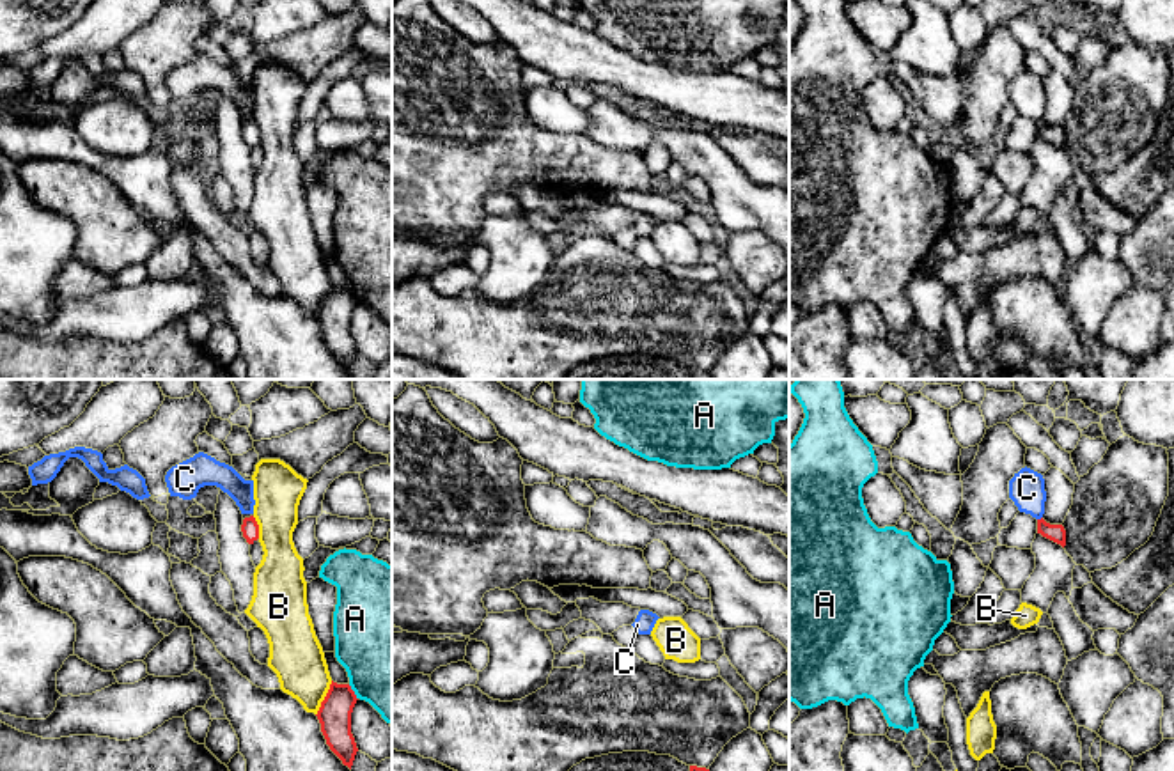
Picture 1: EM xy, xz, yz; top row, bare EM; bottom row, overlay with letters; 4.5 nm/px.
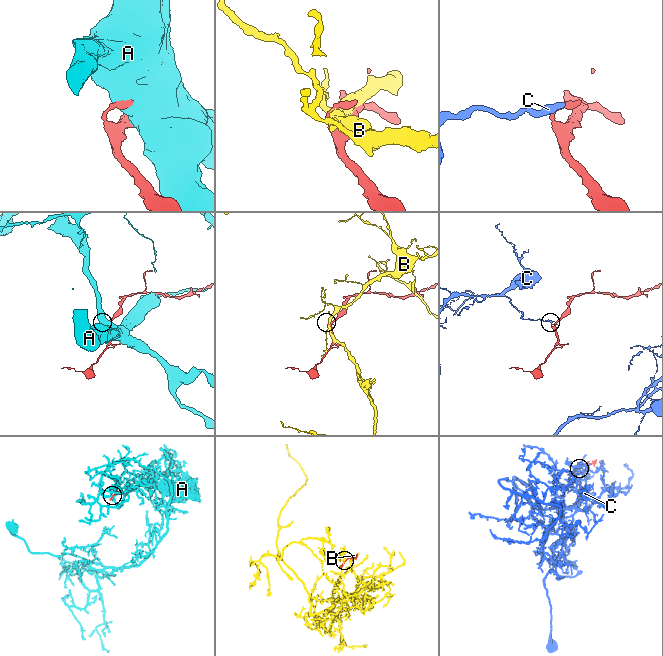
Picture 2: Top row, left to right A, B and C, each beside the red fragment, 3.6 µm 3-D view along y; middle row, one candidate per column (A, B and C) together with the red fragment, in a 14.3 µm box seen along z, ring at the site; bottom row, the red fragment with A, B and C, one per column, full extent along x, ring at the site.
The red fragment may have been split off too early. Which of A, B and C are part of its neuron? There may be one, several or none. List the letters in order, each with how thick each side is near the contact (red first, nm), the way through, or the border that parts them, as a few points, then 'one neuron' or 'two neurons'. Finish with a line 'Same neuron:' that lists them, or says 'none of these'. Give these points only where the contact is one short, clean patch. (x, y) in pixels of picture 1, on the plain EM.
A: 150 nm thick on the red side, 440 nm on the other; two neurons
B: 150 nm thick on the red side, 240 nm on the other; two neurons
C: 80 nm thick on the red side, 160 nm on the other; border along yz (1041, 119), (1038, 123); two neurons
Same neuron: none of these

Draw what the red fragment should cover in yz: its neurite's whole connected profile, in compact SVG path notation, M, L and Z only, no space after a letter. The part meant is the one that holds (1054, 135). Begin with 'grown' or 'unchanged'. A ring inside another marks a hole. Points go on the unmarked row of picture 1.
unchanged | M1041 121L1037 122L1037 136L1061 147L1062 151L1066 149L1066 133L1062 128L1050 128Z

